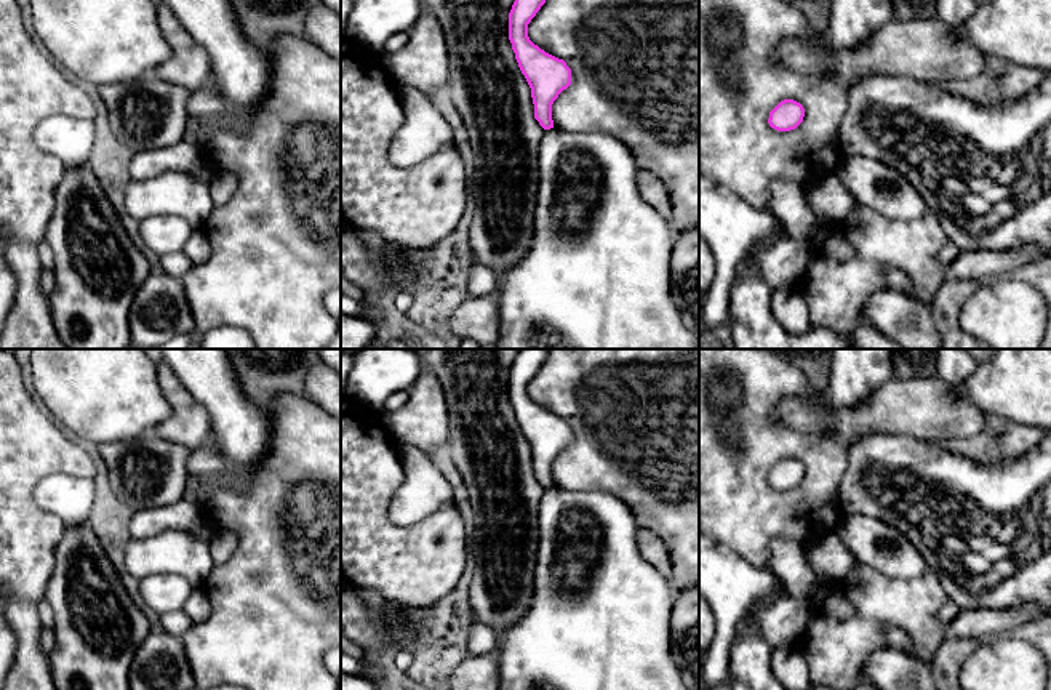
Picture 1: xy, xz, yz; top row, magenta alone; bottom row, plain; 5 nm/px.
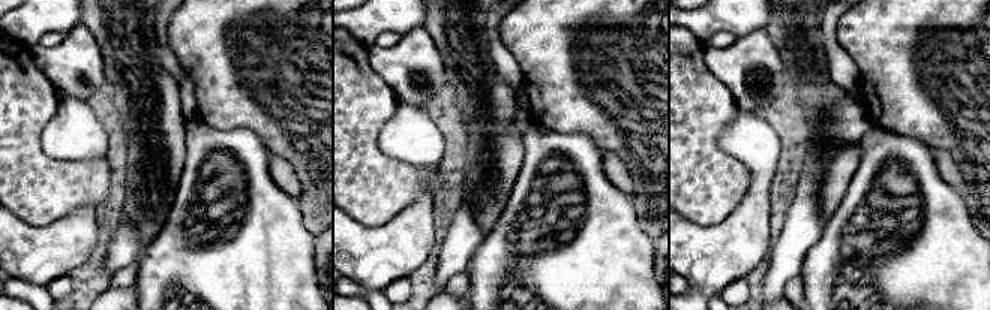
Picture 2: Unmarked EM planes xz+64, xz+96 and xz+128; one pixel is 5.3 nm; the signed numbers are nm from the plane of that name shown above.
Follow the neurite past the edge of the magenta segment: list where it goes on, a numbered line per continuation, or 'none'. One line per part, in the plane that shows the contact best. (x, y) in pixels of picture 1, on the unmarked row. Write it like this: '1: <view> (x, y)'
none

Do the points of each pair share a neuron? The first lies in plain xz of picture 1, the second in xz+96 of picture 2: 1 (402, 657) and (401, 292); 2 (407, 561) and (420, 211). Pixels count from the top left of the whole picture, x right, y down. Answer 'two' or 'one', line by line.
1: one
2: two

